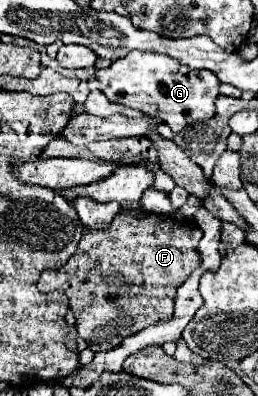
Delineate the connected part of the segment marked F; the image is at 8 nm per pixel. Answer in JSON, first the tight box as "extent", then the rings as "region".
{"extent":[38,213,202,351],"region":[[[118,213],[106,229],[84,229],[78,249],[70,261],[60,269],[44,271],[38,289],[42,293],[62,289],[68,297],[70,311],[76,317],[78,335],[90,345],[92,351],[110,351],[112,347],[118,347],[124,337],[134,335],[156,321],[170,319],[176,289],[188,279],[190,271],[200,265],[200,255],[196,251],[200,239],[202,231],[198,225],[180,223],[170,215]]]}

